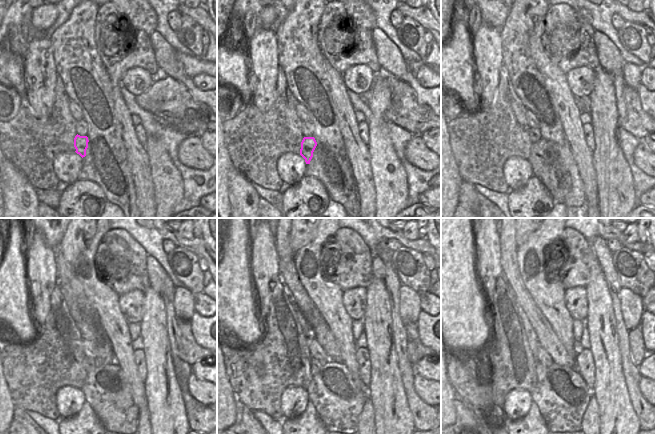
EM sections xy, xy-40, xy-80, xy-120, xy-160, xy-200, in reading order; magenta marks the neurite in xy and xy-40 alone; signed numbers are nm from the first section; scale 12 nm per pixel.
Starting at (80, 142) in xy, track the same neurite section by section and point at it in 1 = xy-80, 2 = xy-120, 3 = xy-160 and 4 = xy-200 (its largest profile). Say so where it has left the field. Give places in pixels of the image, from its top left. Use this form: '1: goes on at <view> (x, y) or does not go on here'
1: goes on at xy-80 (540, 161)
2: goes on at xy-120 (111, 398)
3: goes on at xy-160 (338, 401)
4: goes on at xy-200 (562, 398)

